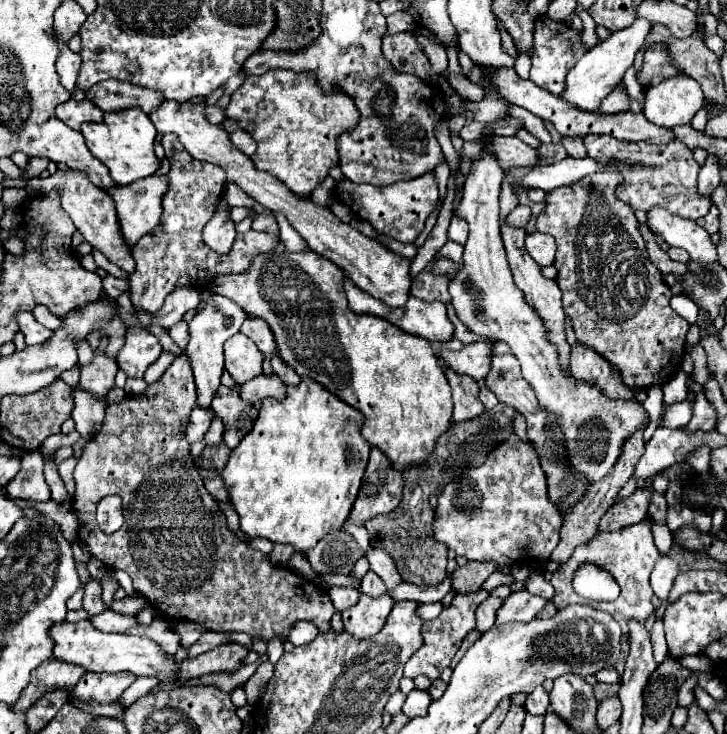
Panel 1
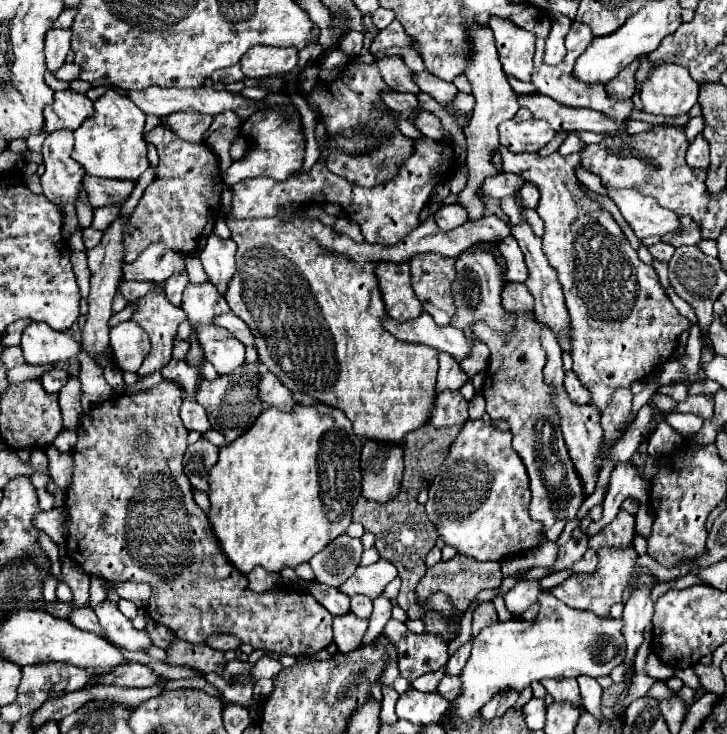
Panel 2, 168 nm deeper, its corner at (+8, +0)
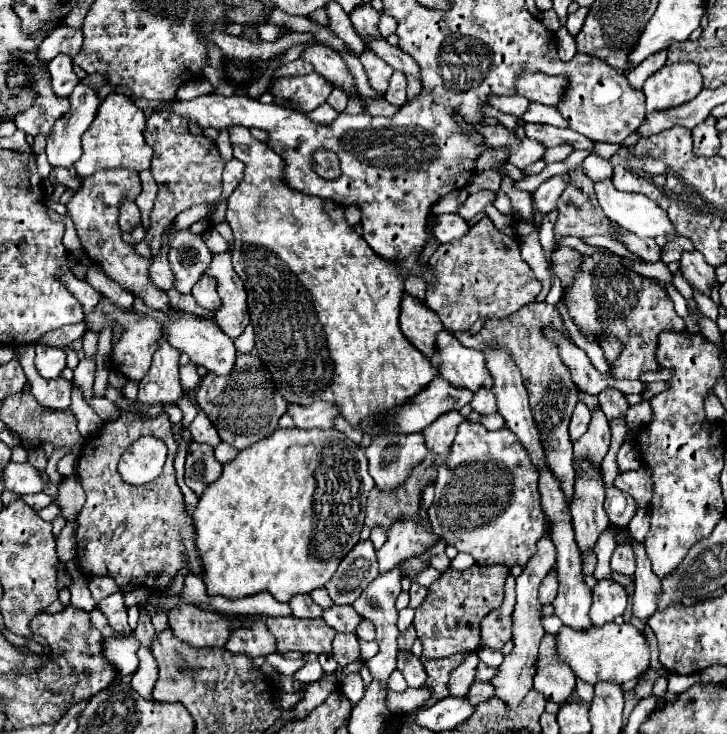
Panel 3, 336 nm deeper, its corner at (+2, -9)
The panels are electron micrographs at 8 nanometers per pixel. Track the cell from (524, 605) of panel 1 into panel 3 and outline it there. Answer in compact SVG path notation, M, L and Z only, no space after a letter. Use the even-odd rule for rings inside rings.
M548 572L546 578L540 584L538 590L538 600L540 604L550 604L556 598L556 588L558 588L558 580L556 580L556 572Z

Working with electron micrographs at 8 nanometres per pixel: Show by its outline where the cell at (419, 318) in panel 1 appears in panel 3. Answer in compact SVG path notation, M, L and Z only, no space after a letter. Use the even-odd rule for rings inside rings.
M438 332L432 362L446 368L446 380L458 388L470 388L472 392L476 392L480 386L492 388L492 376L486 368L484 354L462 346L450 332Z

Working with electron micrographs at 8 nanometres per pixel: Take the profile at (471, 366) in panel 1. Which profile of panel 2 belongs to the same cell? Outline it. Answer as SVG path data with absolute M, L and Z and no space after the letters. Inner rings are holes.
M440 353L438 359L440 359L440 371L438 371L438 381L436 381L436 389L434 389L436 395L446 389L460 389L468 381L468 375L460 369L458 361L444 353Z

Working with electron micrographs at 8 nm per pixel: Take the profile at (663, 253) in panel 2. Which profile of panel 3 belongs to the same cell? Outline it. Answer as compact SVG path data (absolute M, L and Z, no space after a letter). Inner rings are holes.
M614 224L614 226L620 230L620 240L630 252L634 252L636 256L640 256L646 262L662 260L662 248L654 240L638 240L636 236L630 236L630 232L626 232L618 224Z

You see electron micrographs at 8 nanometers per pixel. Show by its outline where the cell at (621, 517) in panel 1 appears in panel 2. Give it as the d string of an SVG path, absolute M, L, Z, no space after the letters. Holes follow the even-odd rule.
M620 509L618 517L598 535L590 537L590 549L628 547L634 537L634 517Z

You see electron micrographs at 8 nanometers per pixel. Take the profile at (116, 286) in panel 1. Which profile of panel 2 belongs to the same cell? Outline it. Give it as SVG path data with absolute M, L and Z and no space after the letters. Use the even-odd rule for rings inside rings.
M124 281L120 285L120 293L132 303L134 299L142 299L148 289L152 289L152 283L136 283L136 281Z

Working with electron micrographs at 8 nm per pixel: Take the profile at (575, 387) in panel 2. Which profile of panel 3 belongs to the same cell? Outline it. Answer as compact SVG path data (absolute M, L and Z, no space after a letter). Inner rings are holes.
M578 402L576 408L574 408L574 414L572 414L572 420L570 420L570 440L578 440L586 428L588 428L588 422L590 422L590 410L584 402Z

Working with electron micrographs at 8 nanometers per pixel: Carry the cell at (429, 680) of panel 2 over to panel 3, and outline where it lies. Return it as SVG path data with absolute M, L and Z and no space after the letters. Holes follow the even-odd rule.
M472 654L464 660L462 666L458 666L456 670L450 672L450 680L448 680L448 690L450 696L464 696L470 688L470 684L474 682L474 668L478 666L478 656Z

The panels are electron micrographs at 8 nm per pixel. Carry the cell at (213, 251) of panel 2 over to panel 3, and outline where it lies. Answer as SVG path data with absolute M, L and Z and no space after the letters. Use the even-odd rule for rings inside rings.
M220 252L214 254L206 276L218 284L218 294L222 298L222 308L214 314L222 332L230 338L236 338L248 326L248 308L246 308L246 292L240 276L232 268L232 254Z

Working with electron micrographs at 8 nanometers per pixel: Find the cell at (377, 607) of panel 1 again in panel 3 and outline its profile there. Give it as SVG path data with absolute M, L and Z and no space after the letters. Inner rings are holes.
M336 634L332 644L332 656L336 658L338 666L344 668L346 664L360 658L360 644L356 634Z

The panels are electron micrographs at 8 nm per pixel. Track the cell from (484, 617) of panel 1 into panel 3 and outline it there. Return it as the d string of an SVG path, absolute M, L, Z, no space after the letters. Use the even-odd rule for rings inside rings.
M509 572L505 582L502 606L498 610L490 612L480 624L482 646L486 646L486 648L500 650L504 646L504 642L510 638L510 612L514 610L516 602L515 584L516 578Z

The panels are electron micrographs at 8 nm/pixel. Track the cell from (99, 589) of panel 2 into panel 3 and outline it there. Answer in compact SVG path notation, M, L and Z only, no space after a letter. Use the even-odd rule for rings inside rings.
M90 578L88 588L90 588L92 598L94 598L96 604L98 604L100 600L104 600L106 596L110 596L110 594L114 594L114 592L120 590L120 588L114 584L114 580L106 580L106 578L102 578L102 580L94 580L94 578Z

